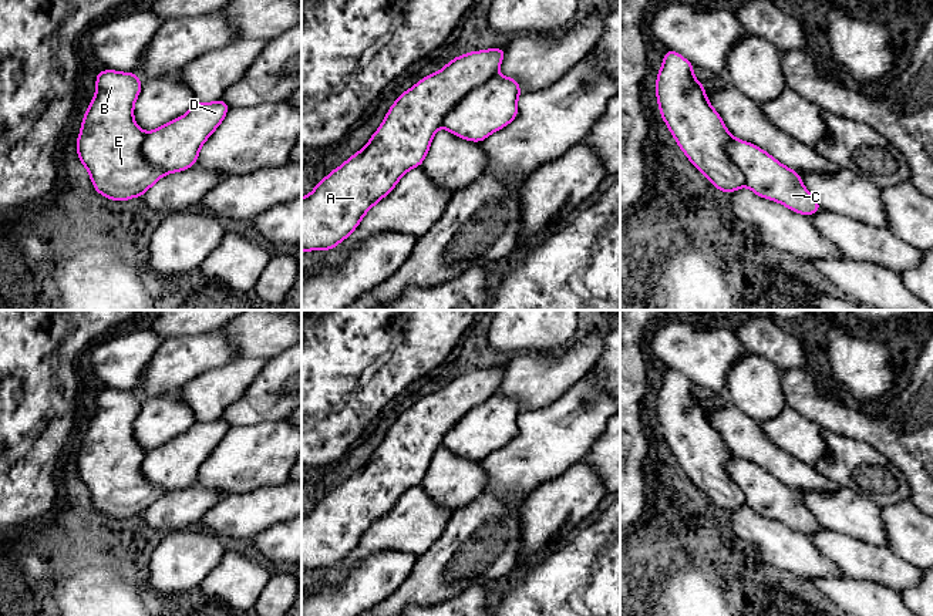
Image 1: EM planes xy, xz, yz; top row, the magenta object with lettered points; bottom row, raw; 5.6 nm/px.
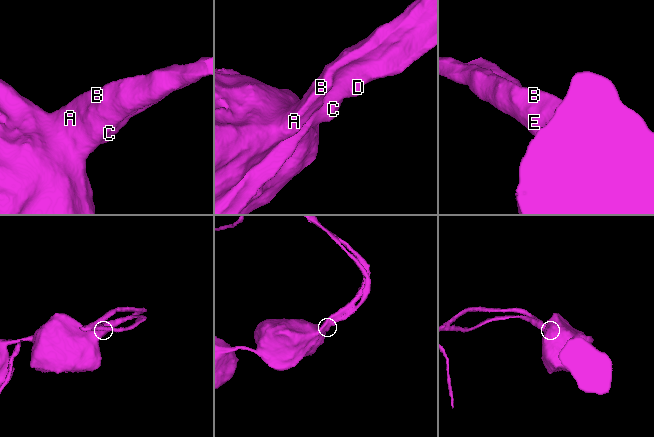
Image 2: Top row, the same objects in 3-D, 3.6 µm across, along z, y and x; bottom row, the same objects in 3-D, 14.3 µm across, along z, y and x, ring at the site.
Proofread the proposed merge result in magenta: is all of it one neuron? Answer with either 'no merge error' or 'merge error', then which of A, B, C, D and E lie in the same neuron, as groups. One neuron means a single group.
merge error | A B E / C D

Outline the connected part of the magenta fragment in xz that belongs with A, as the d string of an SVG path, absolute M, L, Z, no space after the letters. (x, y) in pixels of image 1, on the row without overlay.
M505 368L459 374L402 411L368 462L302 516L302 572L336 566L405 491L421 485L442 435L498 391Z

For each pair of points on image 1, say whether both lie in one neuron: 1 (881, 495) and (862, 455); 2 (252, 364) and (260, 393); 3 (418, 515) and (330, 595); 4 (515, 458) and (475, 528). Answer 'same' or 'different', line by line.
1: same
2: different
3: different
4: different

